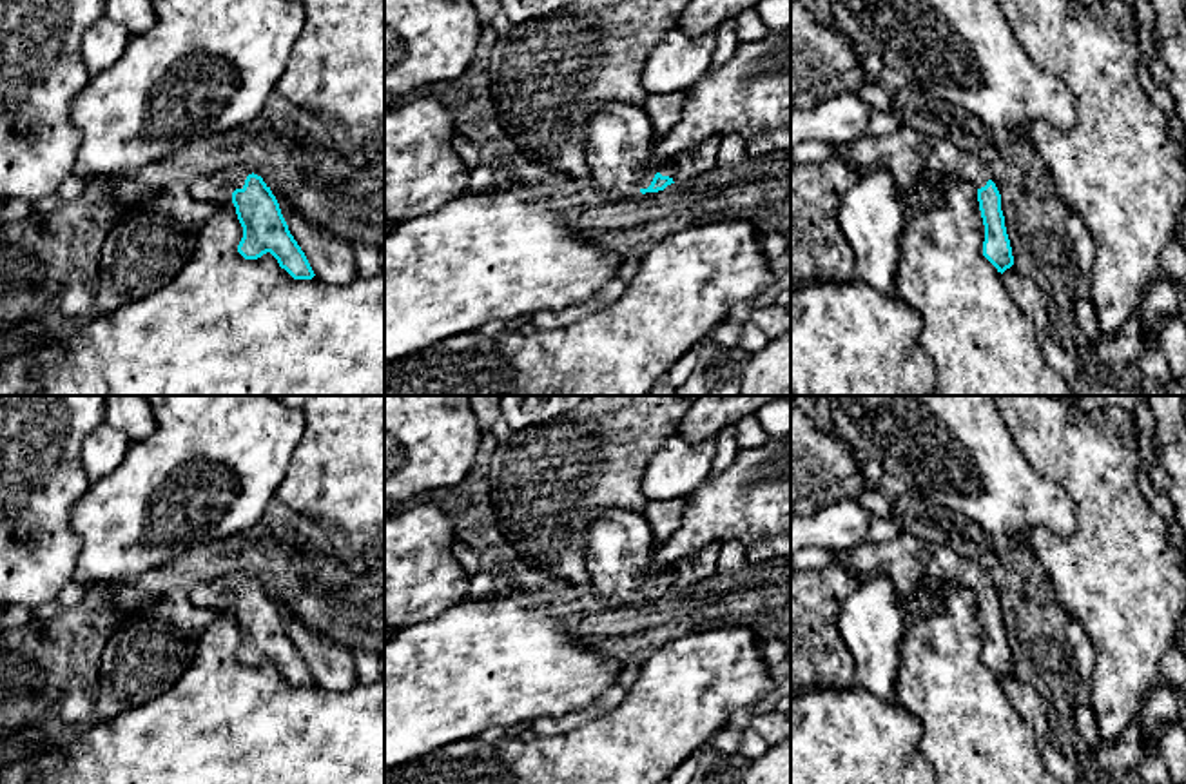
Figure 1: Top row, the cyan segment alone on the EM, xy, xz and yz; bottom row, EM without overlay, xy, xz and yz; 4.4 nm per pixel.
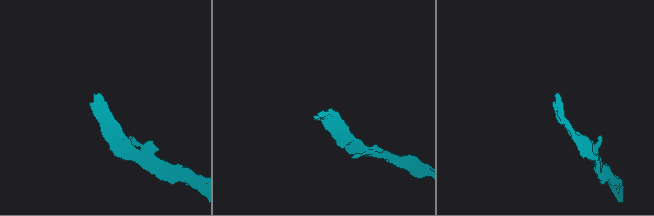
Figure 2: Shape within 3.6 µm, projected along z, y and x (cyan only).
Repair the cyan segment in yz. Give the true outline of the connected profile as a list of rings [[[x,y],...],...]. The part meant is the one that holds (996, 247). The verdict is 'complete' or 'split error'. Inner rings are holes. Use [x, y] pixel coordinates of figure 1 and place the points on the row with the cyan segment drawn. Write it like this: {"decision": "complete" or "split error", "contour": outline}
{"decision": "split error", "contour": [[[948,138],[934,140],[925,162],[919,196],[925,201],[939,200],[948,183],[961,180],[977,189],[985,225],[983,256],[1003,274],[1014,265],[1014,256],[996,183],[977,154],[958,149]]]}

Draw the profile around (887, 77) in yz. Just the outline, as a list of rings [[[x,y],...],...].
[[[885,65],[880,71],[876,82],[889,87],[889,89],[892,89],[892,91],[898,91],[898,93],[901,93],[905,96],[910,94],[909,83],[903,78],[903,74],[899,71],[896,71],[896,69],[889,67],[889,65]]]

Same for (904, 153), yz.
[[[907,120],[892,134],[863,134],[841,145],[843,156],[861,171],[885,169],[901,192],[918,192],[934,138],[914,129]]]

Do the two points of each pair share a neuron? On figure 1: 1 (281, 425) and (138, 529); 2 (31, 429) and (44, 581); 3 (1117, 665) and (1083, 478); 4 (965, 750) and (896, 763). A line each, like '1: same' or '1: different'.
1: same
2: same
3: same
4: different

